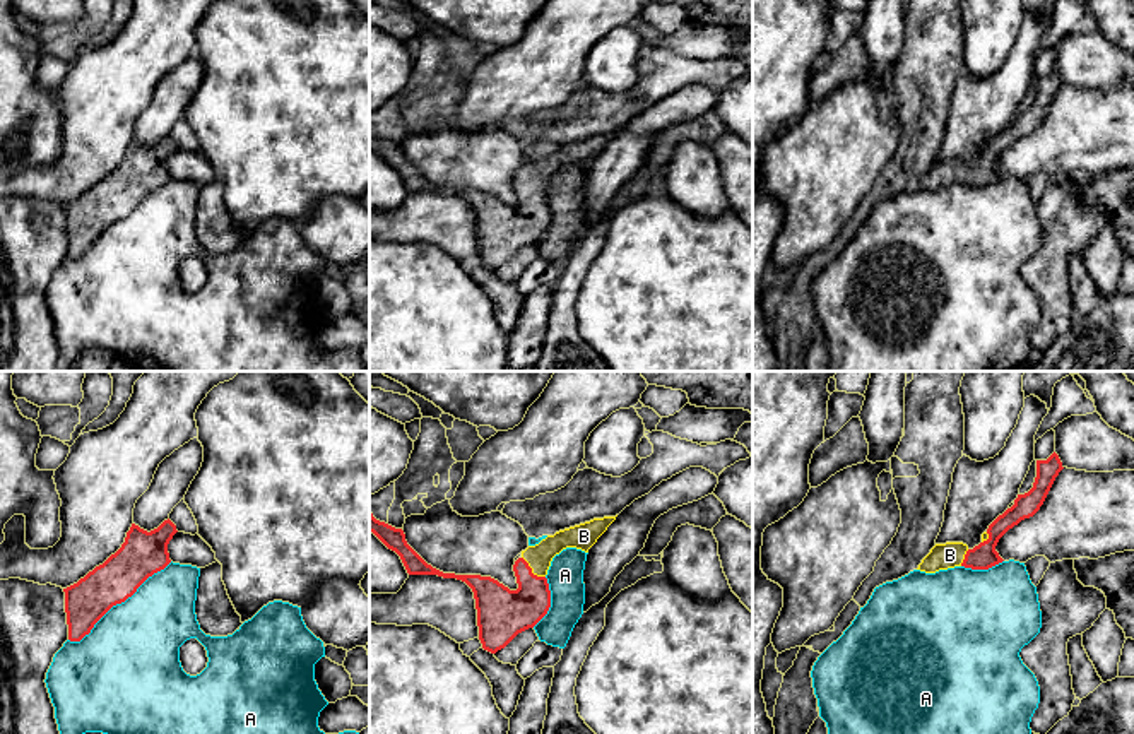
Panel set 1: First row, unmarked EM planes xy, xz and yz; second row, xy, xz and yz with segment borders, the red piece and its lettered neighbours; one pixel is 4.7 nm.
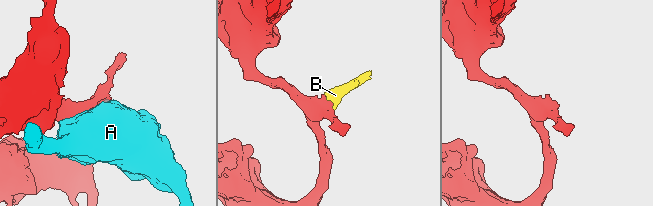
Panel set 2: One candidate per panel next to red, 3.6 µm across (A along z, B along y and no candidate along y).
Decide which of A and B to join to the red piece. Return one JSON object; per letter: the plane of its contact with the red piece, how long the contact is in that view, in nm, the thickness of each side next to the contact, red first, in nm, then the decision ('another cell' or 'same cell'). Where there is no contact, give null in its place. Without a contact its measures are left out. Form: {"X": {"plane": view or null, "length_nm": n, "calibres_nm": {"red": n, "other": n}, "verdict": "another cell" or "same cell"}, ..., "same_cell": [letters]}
{"A": {"plane": "xy", "length_nm": 600, "calibres_nm": {"red": 200, "other": 440}, "verdict": "another cell"}, "B": {"plane": "xz", "length_nm": 150, "calibres_nm": {"red": 240, "other": 120}, "verdict": "same cell"}, "same_cell": ["B"]}

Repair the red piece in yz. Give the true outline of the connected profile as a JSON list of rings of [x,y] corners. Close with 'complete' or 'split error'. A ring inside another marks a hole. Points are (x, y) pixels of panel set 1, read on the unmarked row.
[[[1055,68],[1047,77],[1037,77],[1033,104],[1025,111],[1018,111],[1014,121],[989,142],[978,163],[970,166],[963,159],[936,161],[917,186],[925,190],[936,190],[954,183],[989,186],[1002,180],[1004,176],[995,168],[999,156],[1021,137],[1033,133],[1040,127],[1062,86],[1062,79]]]; split error

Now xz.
[[[371,127],[369,149],[400,173],[409,192],[438,192],[465,198],[474,209],[482,265],[496,270],[547,231],[551,207],[546,192],[552,175],[566,164],[588,169],[614,137],[616,133],[594,135],[529,163],[513,181],[517,207],[491,193],[443,190],[433,185],[407,161],[402,145],[376,137]]]; split error

